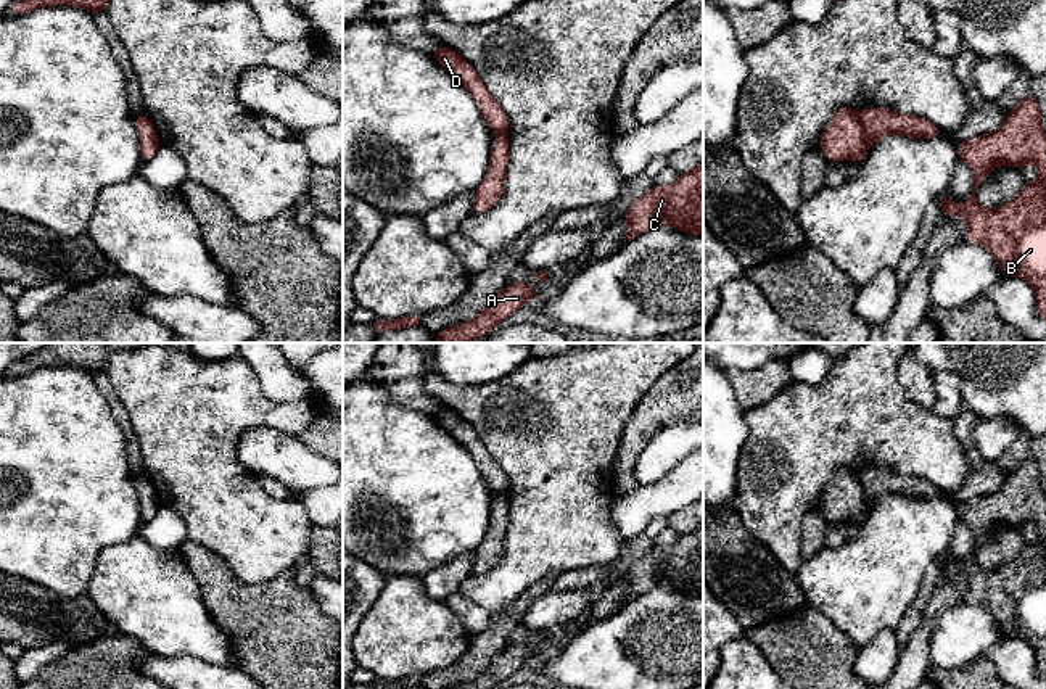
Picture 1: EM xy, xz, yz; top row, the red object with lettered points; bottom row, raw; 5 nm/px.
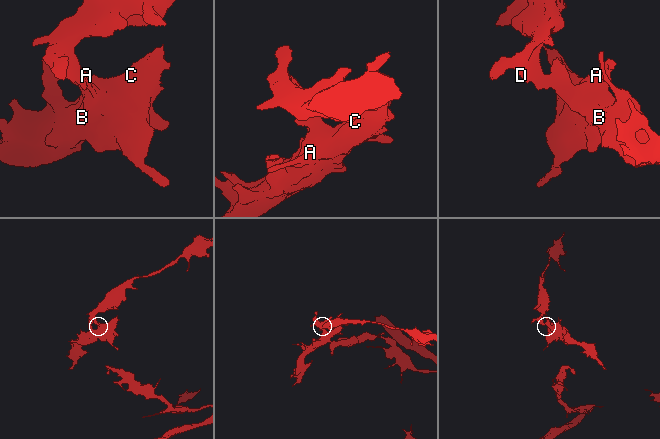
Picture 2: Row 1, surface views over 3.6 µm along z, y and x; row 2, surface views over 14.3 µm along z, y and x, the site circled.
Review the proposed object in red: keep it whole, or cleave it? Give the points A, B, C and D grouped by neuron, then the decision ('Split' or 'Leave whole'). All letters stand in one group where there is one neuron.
Groups: A B C / D. Split

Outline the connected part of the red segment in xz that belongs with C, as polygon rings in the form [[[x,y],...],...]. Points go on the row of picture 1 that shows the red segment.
[[[703,163],[679,175],[668,187],[652,187],[637,198],[626,211],[628,233],[624,241],[636,238],[658,224],[671,224],[681,232],[703,235]]]

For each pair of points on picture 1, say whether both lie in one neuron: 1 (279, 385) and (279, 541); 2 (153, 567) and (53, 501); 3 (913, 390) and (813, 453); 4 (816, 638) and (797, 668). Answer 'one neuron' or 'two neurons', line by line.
1: two neurons
2: two neurons
3: two neurons
4: one neuron

